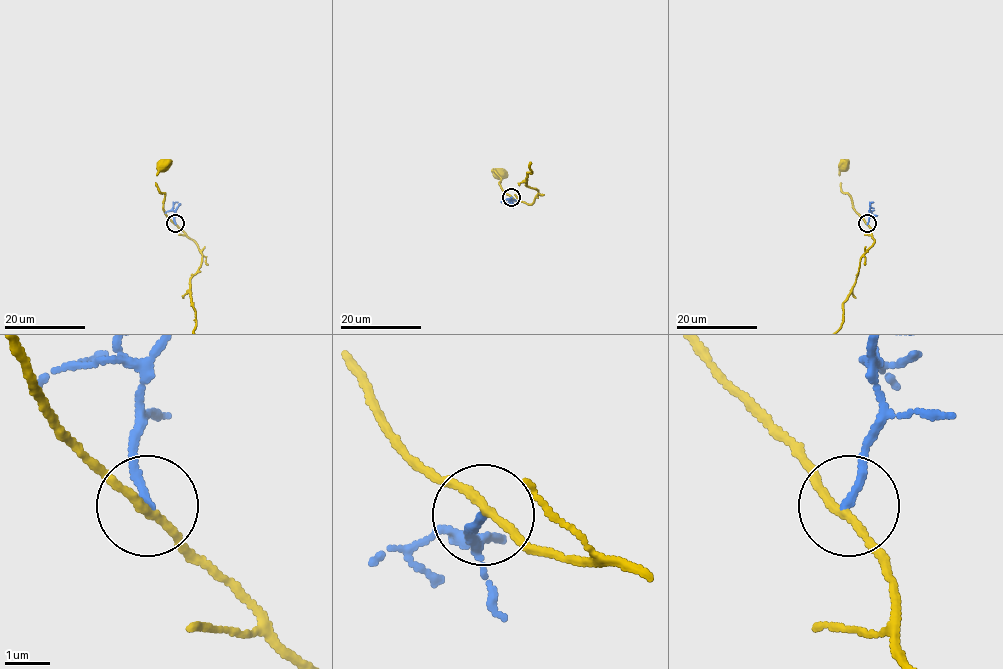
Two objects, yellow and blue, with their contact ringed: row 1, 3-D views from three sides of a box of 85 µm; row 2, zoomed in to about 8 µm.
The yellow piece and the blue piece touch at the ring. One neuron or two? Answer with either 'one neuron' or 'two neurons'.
two neurons

